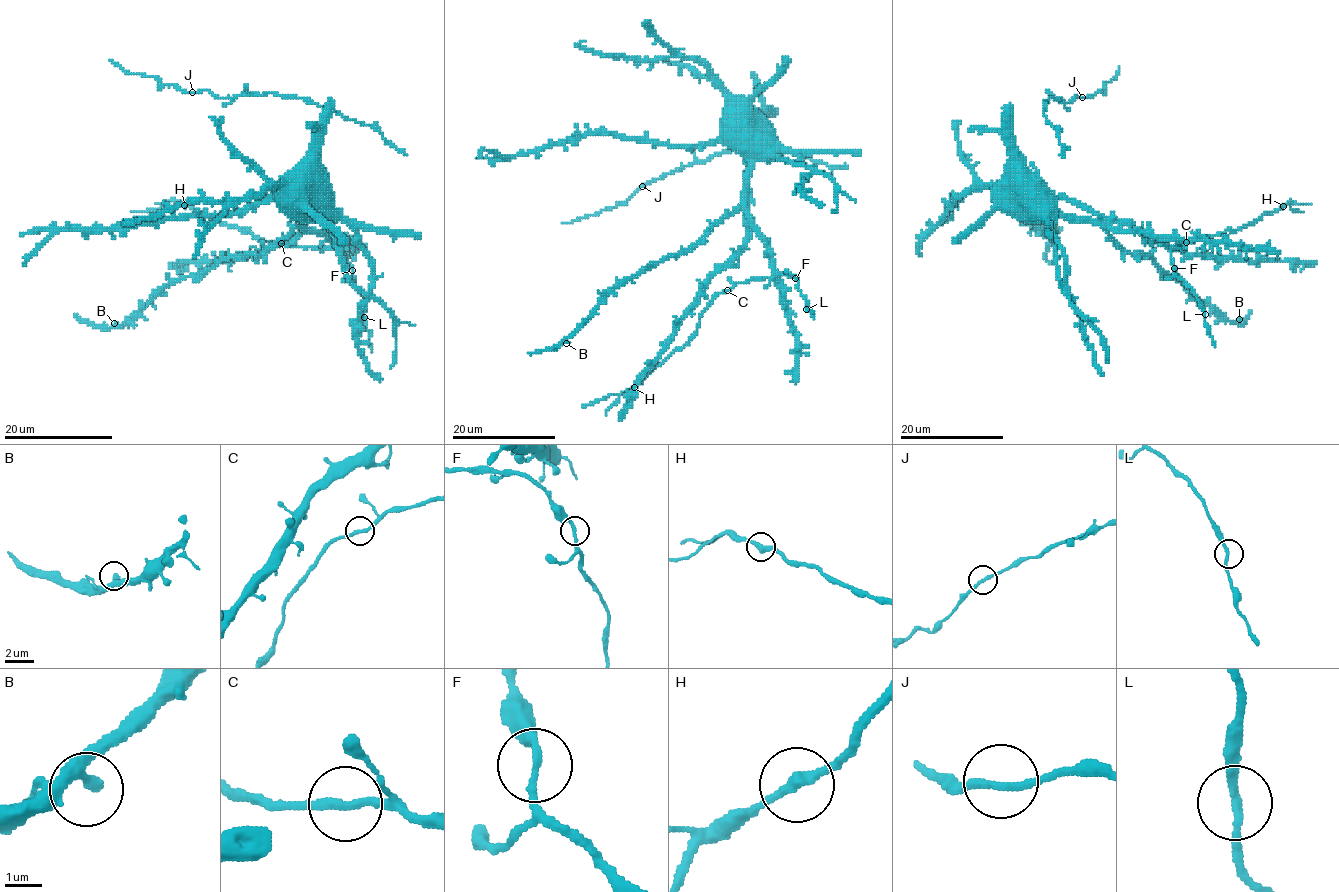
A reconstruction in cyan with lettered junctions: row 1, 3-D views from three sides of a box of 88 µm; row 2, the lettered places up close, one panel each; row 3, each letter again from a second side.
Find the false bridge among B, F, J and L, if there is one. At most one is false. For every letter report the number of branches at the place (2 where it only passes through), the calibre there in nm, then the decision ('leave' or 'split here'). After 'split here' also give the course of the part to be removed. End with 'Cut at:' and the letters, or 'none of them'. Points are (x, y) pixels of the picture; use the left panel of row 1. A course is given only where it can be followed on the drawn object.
B: 2 | 280 nm | leave
F: 2 | 220 nm | leave
J: 2 | 190 nm | leave
L: 2 | 200 nm | leave
Cut at: none of them

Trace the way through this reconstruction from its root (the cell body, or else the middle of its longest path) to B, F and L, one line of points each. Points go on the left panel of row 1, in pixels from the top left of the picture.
B: (309, 176), (307, 220), (306, 215), (259, 254), (233, 255), (199, 273), (171, 281), (124, 323), (114, 323)
F: (309, 176), (325, 176), (303, 197), (302, 227), (307, 231), (321, 231), (330, 239), (330, 247), (352, 270)
L: (309, 176), (325, 176), (303, 197), (302, 227), (321, 231), (351, 267), (355, 285), (364, 299), (364, 317)

